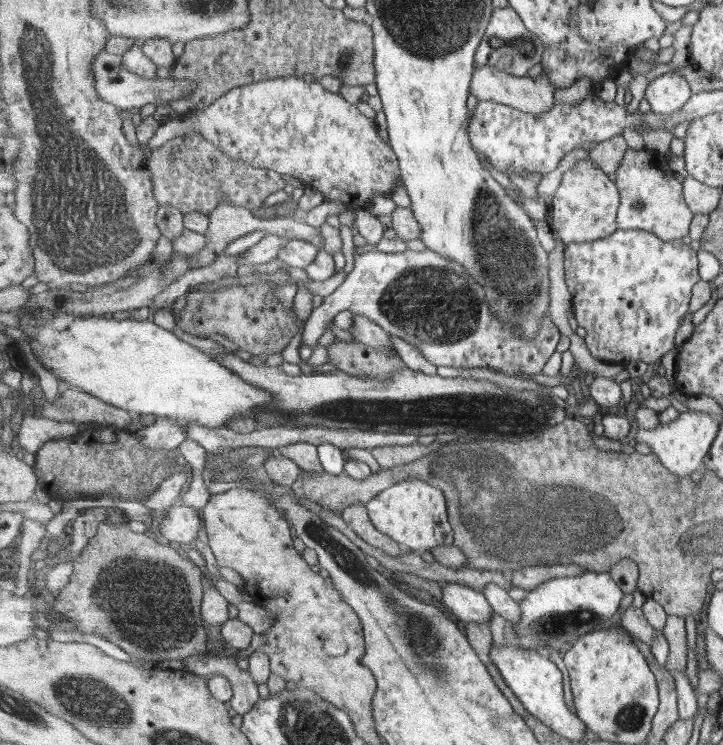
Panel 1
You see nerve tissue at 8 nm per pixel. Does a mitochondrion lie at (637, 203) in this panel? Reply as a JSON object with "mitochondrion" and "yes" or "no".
{"mitochondrion":"yes"}

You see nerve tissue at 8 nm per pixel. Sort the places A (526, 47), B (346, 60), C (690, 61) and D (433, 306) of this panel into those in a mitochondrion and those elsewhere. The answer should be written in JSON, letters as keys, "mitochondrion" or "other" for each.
{"A":"mitochondrion","B":"mitochondrion","C":"other","D":"mitochondrion"}

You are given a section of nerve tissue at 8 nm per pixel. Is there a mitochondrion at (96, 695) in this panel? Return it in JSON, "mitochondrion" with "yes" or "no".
{"mitochondrion":"yes"}

